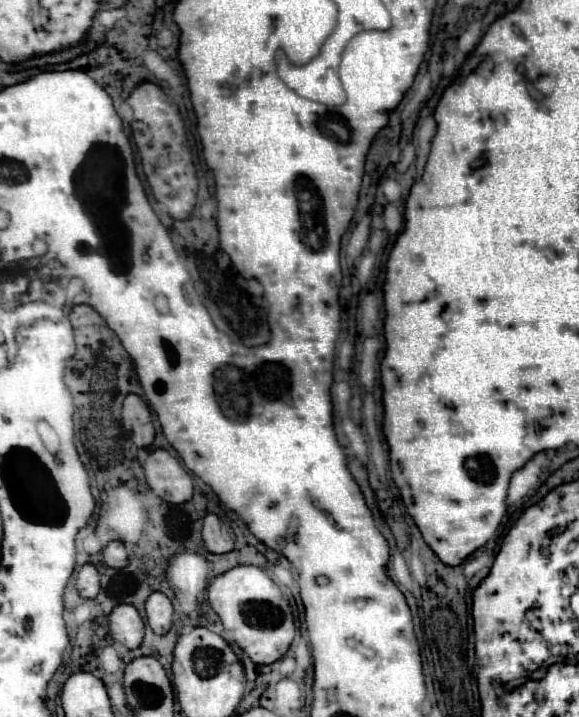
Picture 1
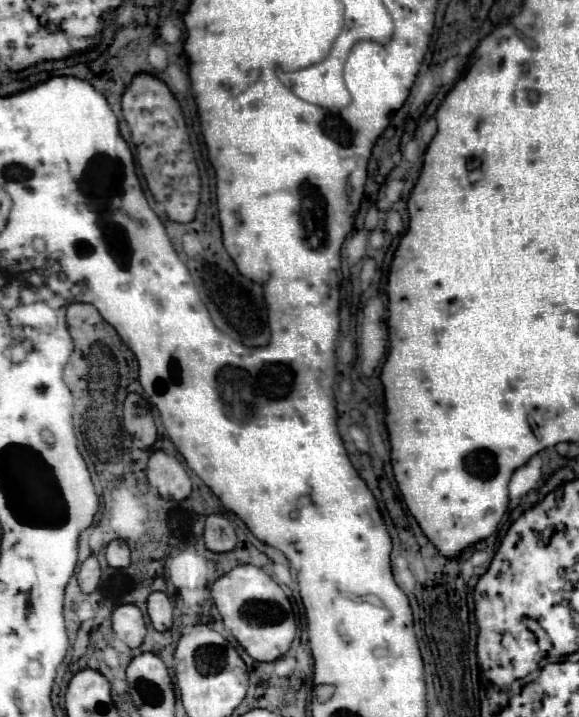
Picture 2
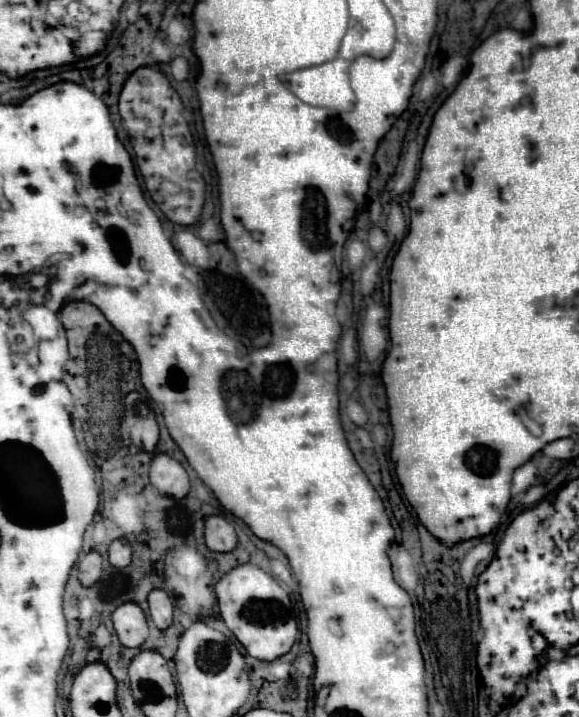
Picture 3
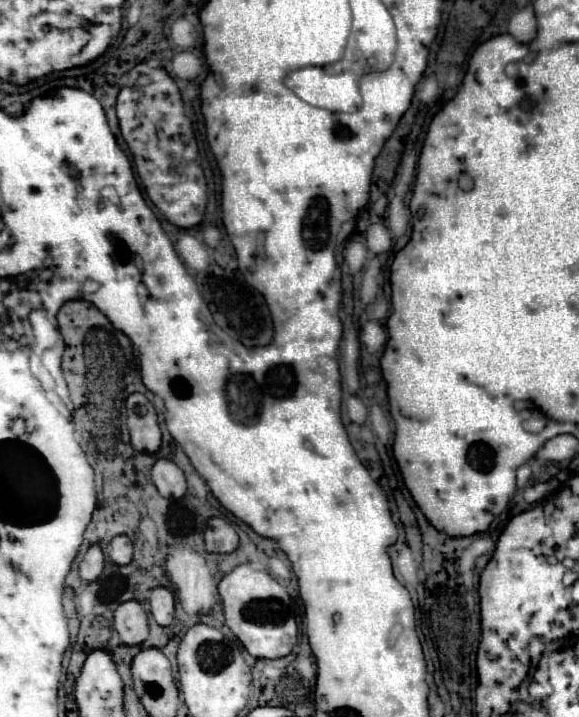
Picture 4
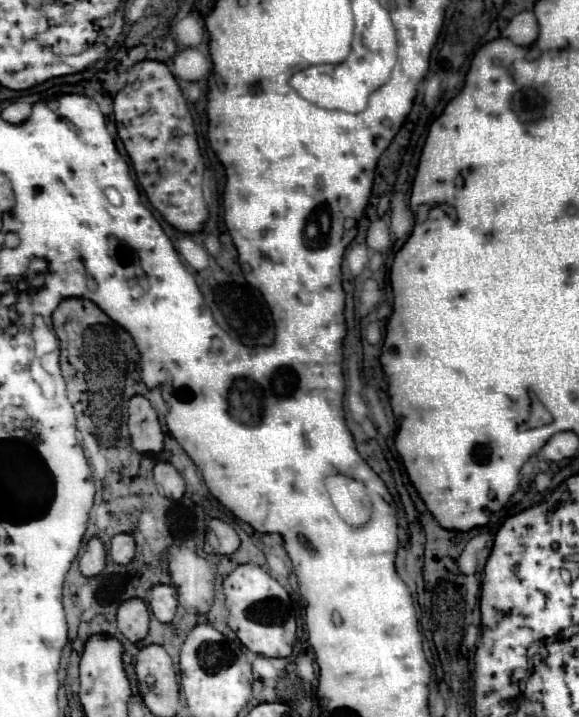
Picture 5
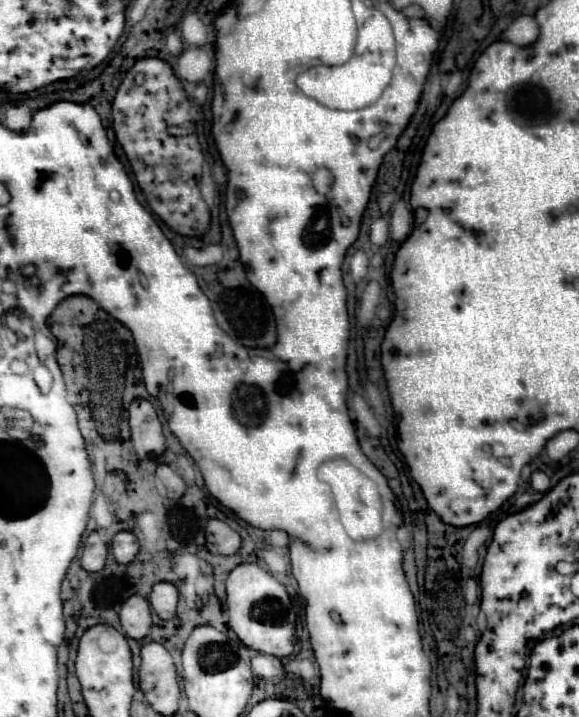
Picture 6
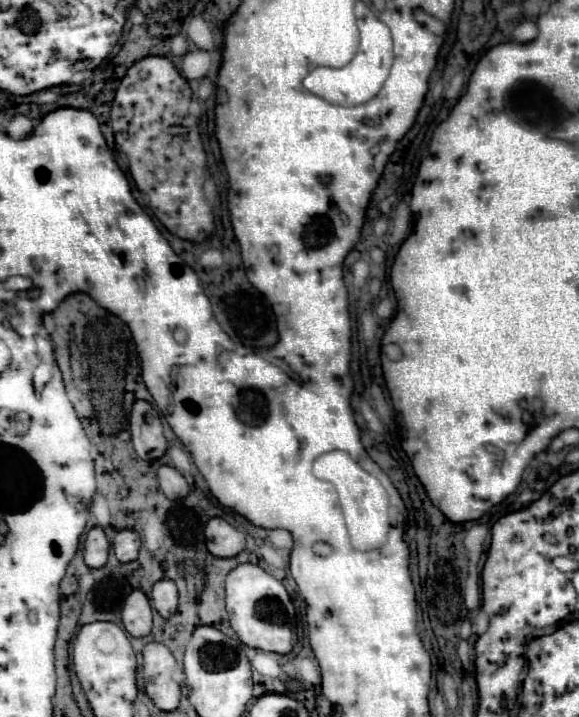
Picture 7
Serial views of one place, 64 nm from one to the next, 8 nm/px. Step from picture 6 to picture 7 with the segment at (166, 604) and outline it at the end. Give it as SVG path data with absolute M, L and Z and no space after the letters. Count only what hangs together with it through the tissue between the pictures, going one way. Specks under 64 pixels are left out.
M158 580L152 588L152 606L160 616L170 618L178 608L178 590L172 580Z

